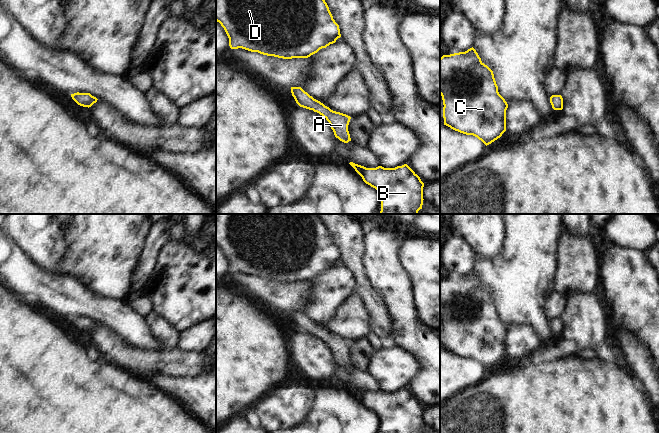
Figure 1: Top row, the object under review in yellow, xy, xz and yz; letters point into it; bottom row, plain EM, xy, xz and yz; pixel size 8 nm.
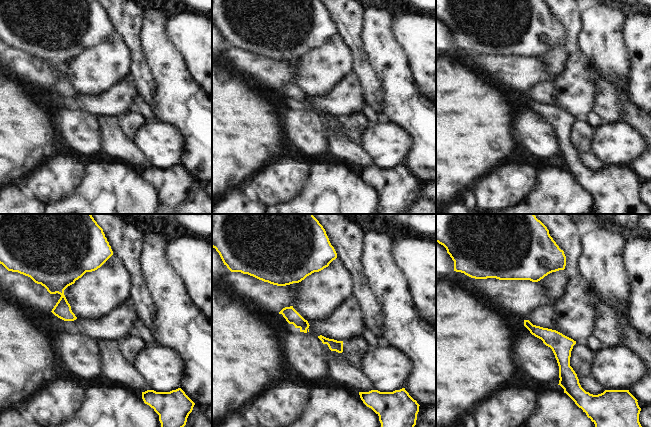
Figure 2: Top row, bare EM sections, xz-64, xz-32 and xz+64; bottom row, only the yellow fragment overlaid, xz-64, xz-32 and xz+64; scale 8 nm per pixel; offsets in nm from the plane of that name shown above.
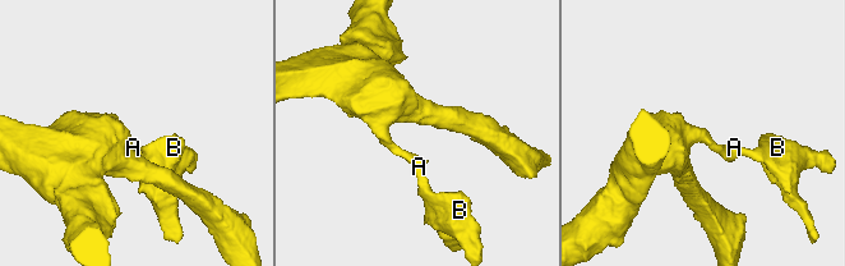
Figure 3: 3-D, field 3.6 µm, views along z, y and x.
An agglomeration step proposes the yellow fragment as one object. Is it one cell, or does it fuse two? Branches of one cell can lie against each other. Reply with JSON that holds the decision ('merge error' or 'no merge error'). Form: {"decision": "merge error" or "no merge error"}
{"decision": "no merge error"}

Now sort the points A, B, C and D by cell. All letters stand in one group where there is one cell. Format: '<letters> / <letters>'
A B C D

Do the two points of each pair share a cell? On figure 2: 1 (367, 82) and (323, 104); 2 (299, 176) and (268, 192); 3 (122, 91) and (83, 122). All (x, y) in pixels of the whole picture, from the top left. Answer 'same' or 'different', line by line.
1: different
2: same
3: different

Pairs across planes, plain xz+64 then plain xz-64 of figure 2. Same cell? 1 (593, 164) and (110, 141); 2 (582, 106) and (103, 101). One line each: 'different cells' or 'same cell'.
1: same cell
2: same cell

